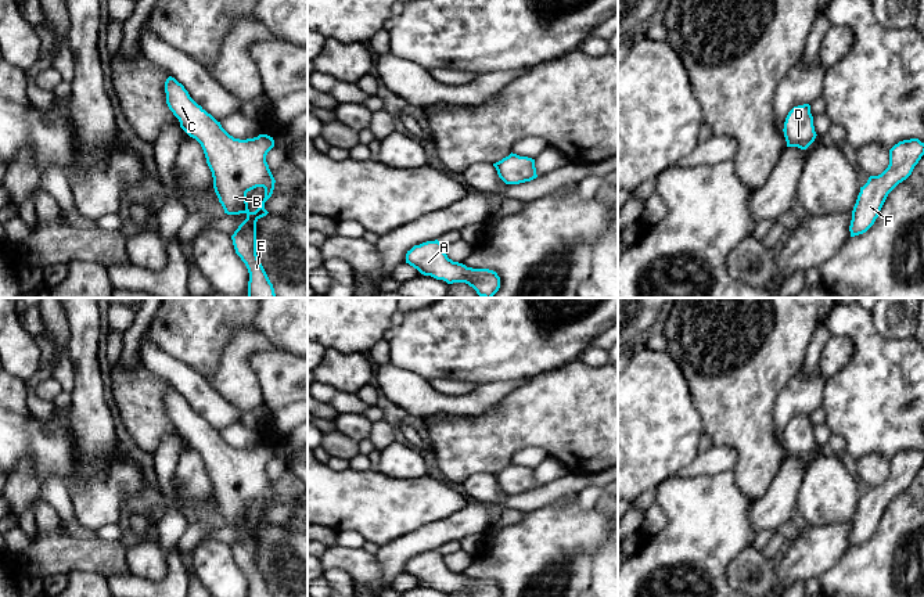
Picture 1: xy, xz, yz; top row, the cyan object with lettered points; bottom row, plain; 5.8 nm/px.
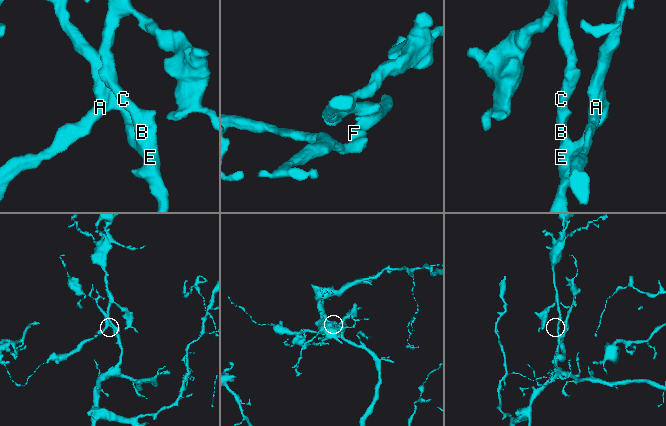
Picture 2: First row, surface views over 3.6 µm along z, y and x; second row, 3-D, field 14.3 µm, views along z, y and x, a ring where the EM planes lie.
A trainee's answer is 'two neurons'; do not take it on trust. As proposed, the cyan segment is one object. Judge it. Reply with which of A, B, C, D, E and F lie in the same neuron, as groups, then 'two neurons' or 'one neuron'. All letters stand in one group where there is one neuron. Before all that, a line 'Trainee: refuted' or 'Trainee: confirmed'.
Trainee: refuted
A B C D E F; one neuron

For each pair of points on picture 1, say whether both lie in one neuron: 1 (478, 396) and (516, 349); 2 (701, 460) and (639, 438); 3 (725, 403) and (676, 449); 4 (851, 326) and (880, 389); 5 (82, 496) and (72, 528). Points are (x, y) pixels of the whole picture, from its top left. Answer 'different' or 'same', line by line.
1: different
2: different
3: different
4: same
5: different

